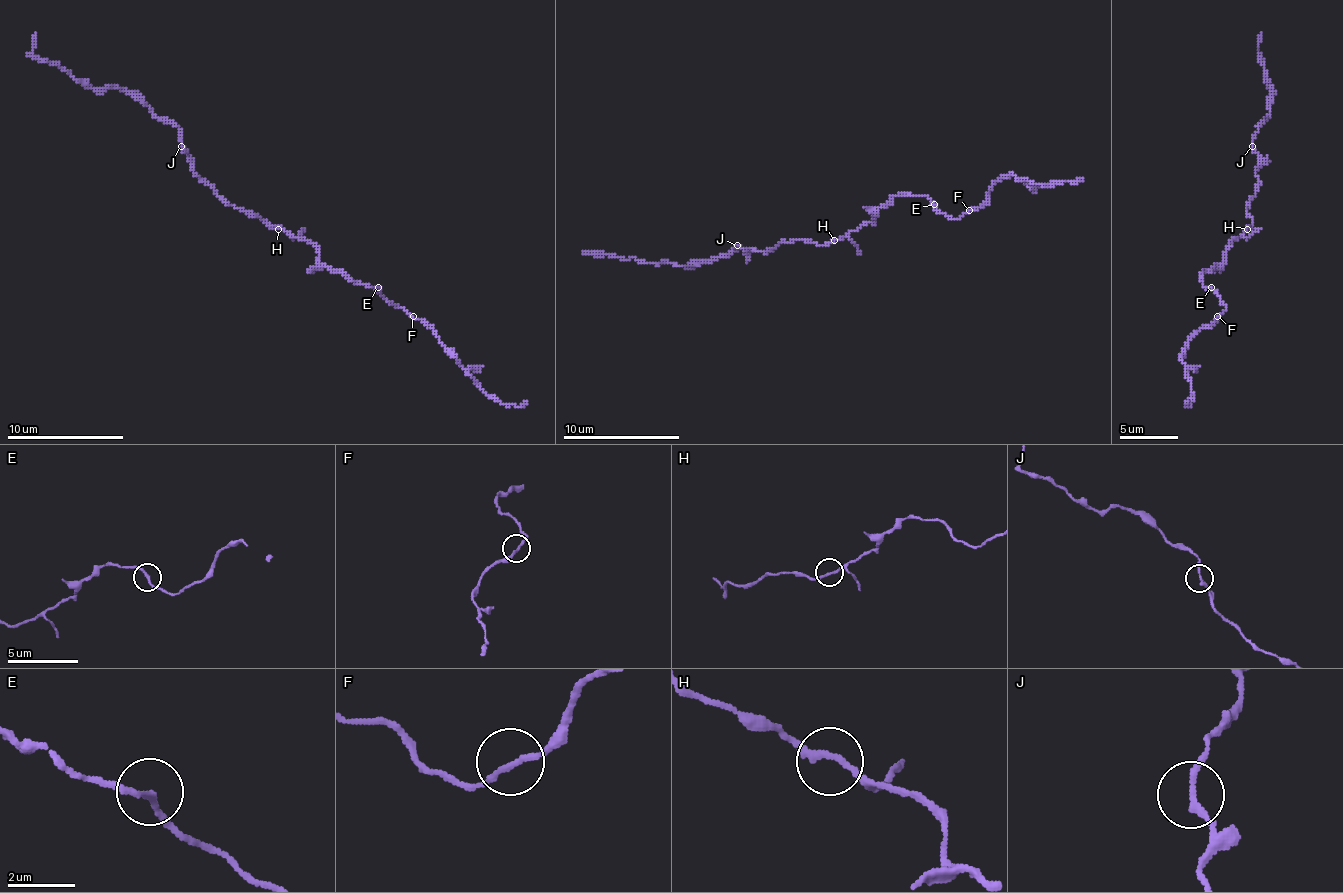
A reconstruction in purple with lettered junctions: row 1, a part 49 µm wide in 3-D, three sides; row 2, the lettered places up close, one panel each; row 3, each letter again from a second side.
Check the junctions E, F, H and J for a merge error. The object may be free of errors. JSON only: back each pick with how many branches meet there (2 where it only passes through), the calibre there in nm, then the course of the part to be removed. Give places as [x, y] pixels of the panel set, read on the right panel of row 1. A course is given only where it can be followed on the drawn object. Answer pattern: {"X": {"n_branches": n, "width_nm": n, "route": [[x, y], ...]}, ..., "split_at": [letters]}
{"split_at": []}

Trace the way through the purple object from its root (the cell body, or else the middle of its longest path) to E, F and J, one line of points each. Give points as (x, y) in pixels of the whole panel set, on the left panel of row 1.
E: (278, 226), (310, 243), (325, 267), (345, 272), (354, 281), (378, 287)
F: (278, 226), (310, 243), (325, 267), (375, 287), (389, 302), (404, 308), (413, 316)
J: (278, 226), (269, 226), (258, 217), (249, 217), (229, 205), (193, 170), (190, 158), (182, 147)

